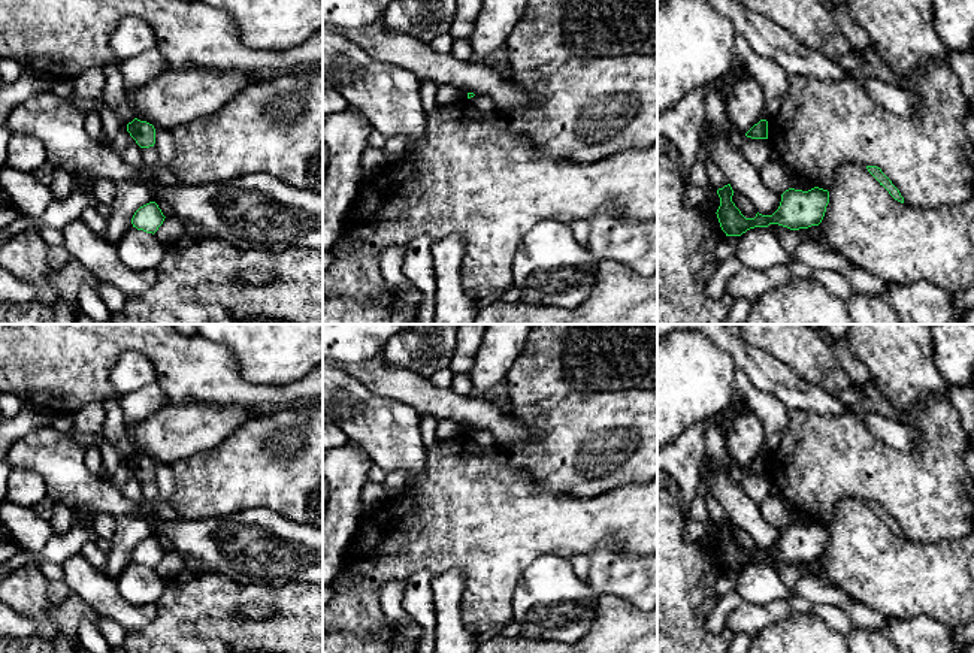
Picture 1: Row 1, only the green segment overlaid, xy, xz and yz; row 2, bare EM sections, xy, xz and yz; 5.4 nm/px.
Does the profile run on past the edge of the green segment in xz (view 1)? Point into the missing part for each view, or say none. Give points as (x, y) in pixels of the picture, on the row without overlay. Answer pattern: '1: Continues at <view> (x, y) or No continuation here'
1: No continuation here

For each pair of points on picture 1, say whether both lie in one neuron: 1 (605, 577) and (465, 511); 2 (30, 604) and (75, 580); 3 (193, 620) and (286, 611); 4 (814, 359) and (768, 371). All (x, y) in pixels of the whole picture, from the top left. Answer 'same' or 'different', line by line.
1: different
2: different
3: same
4: different

